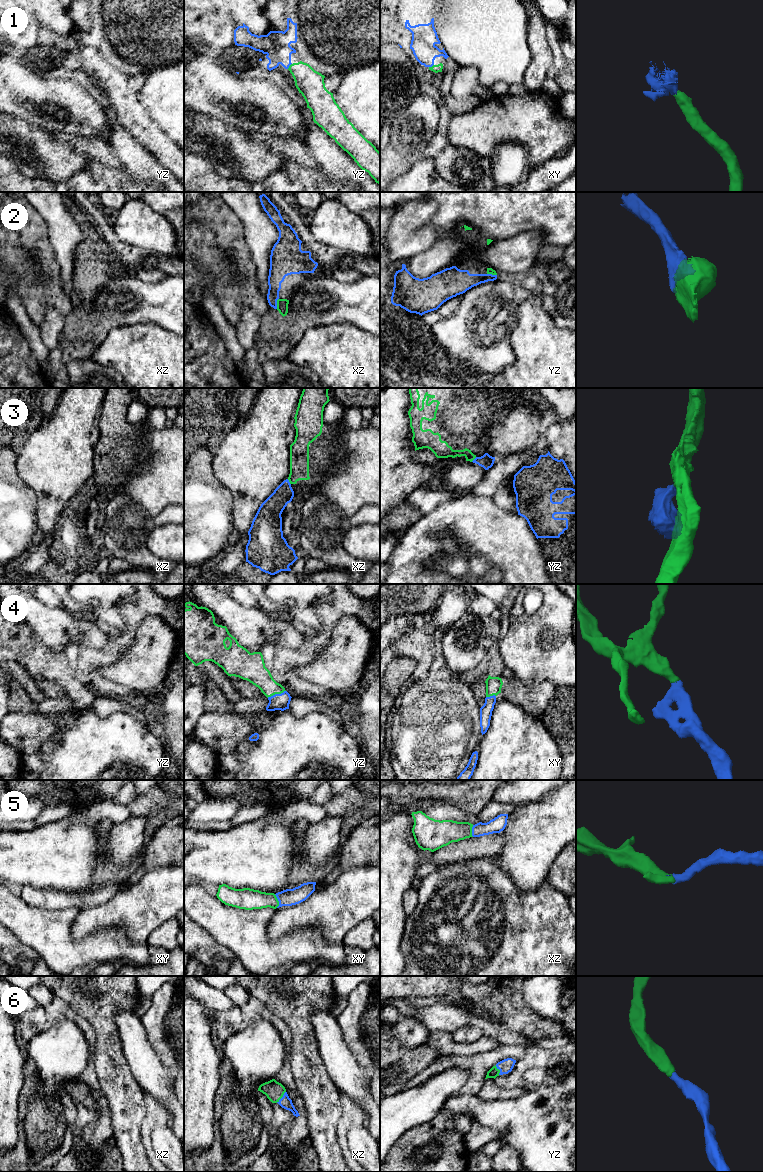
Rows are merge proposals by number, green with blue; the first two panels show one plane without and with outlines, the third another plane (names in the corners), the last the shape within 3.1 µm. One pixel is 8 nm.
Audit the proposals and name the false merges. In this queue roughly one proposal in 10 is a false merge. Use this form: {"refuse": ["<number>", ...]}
{"refuse": []}

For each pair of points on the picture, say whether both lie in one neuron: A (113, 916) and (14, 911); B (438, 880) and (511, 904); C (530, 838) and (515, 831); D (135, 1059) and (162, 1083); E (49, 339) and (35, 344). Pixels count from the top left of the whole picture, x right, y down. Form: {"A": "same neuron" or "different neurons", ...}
{"A": "different neurons", "B": "same neuron", "C": "same neuron", "D": "same neuron", "E": "different neurons"}

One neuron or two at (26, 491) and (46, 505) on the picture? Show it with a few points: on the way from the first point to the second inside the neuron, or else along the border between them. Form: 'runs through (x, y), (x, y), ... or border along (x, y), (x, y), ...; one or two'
border along (22, 479), (35, 496), (36, 522); two

